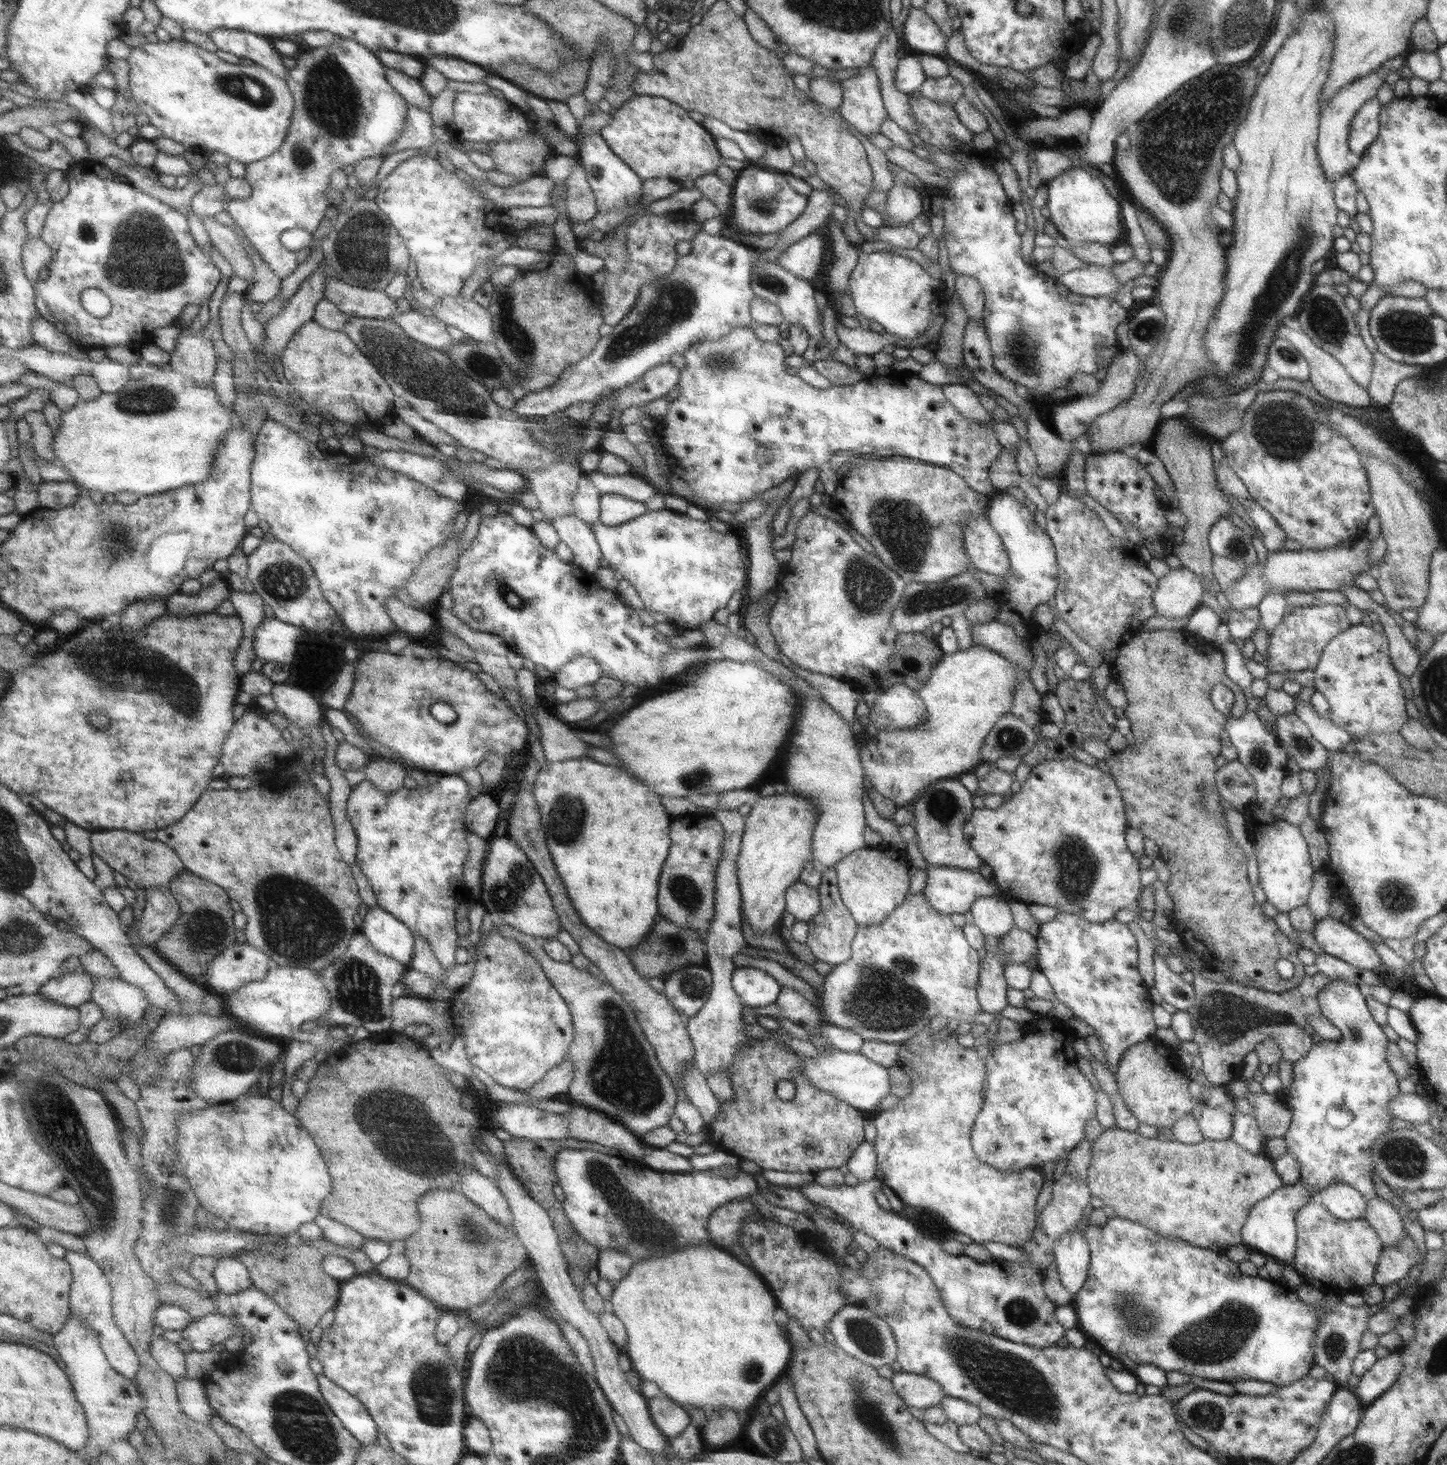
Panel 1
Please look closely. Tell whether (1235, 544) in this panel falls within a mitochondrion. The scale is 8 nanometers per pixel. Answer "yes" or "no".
yes

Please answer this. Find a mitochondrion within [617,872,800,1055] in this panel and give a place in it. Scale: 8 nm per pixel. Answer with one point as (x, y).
(691, 985)

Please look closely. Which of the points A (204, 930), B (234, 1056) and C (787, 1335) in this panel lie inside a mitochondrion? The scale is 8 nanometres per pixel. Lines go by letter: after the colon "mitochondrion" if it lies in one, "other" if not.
A: mitochondrion
B: mitochondrion
C: other

